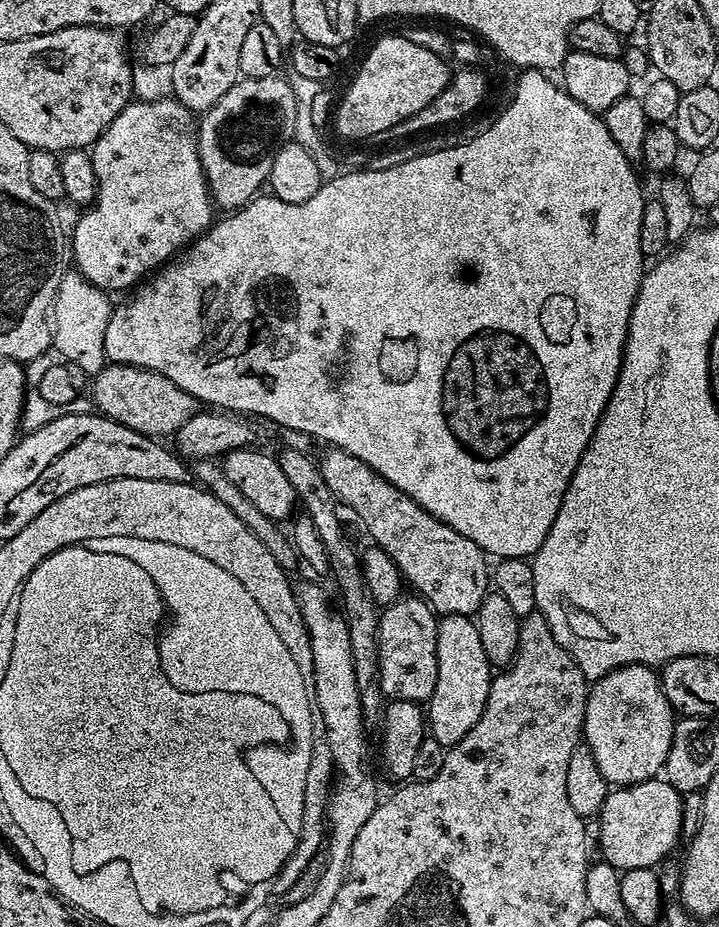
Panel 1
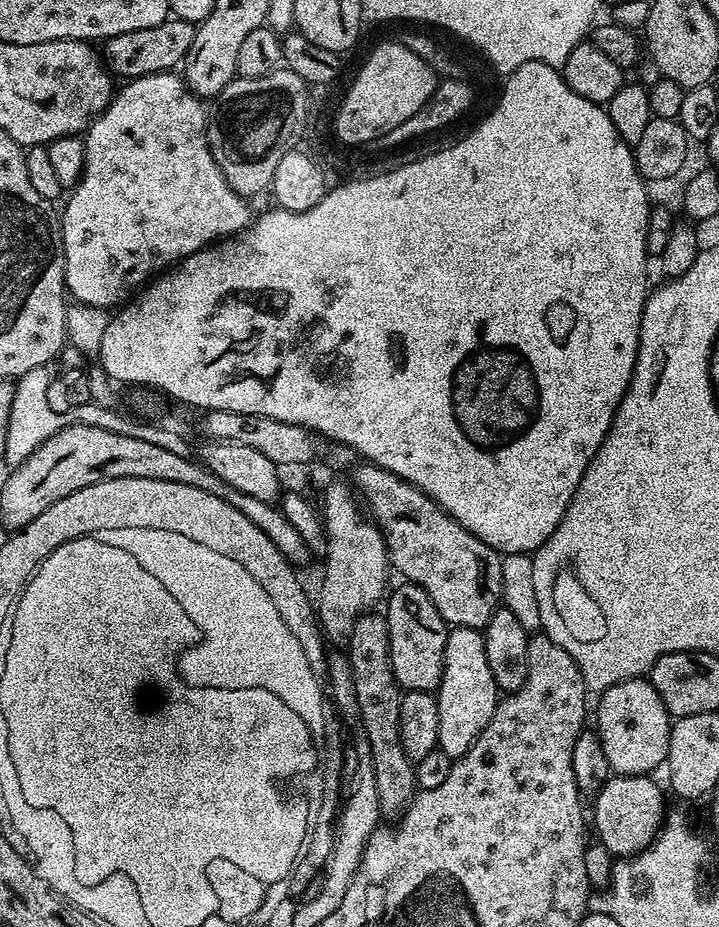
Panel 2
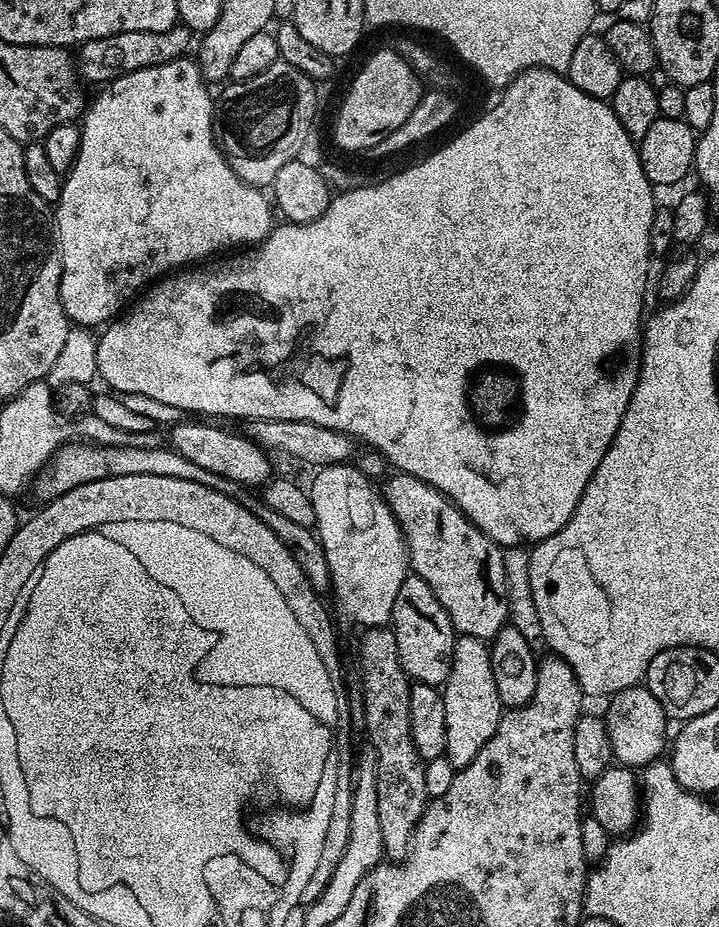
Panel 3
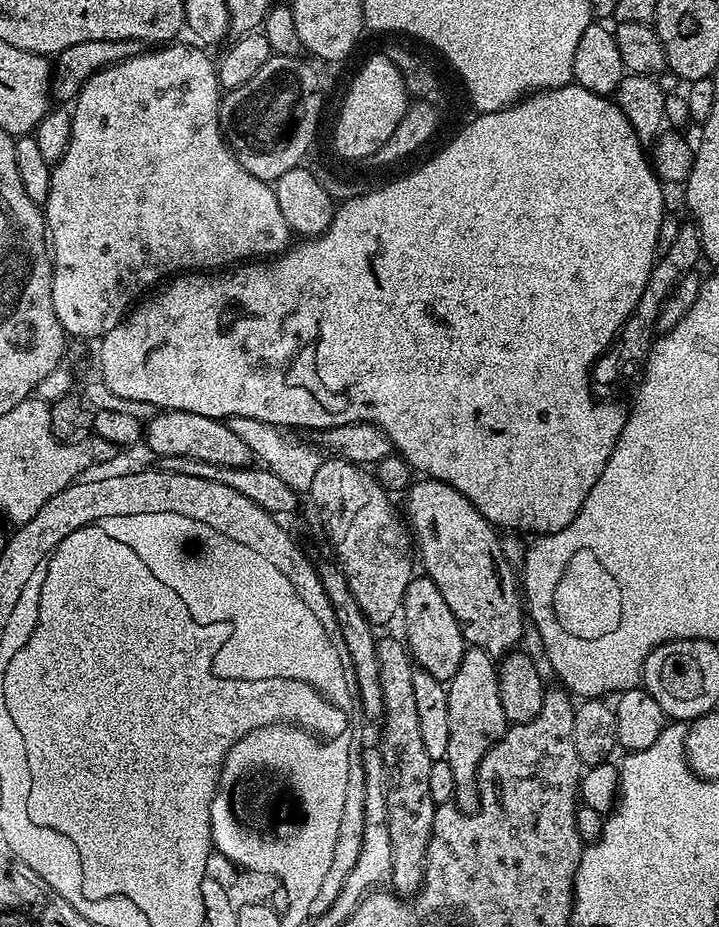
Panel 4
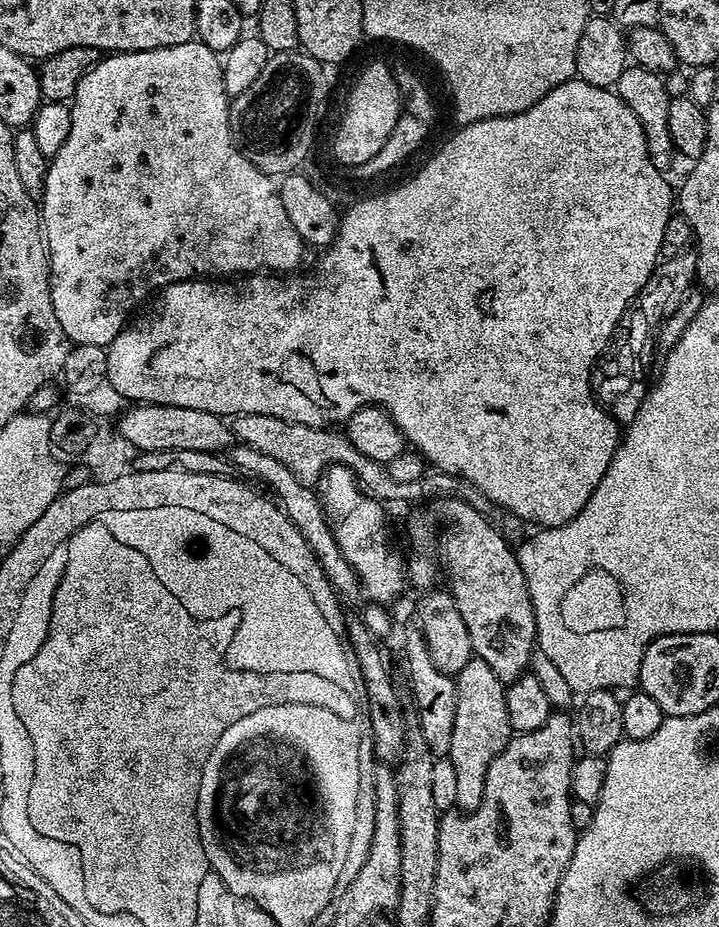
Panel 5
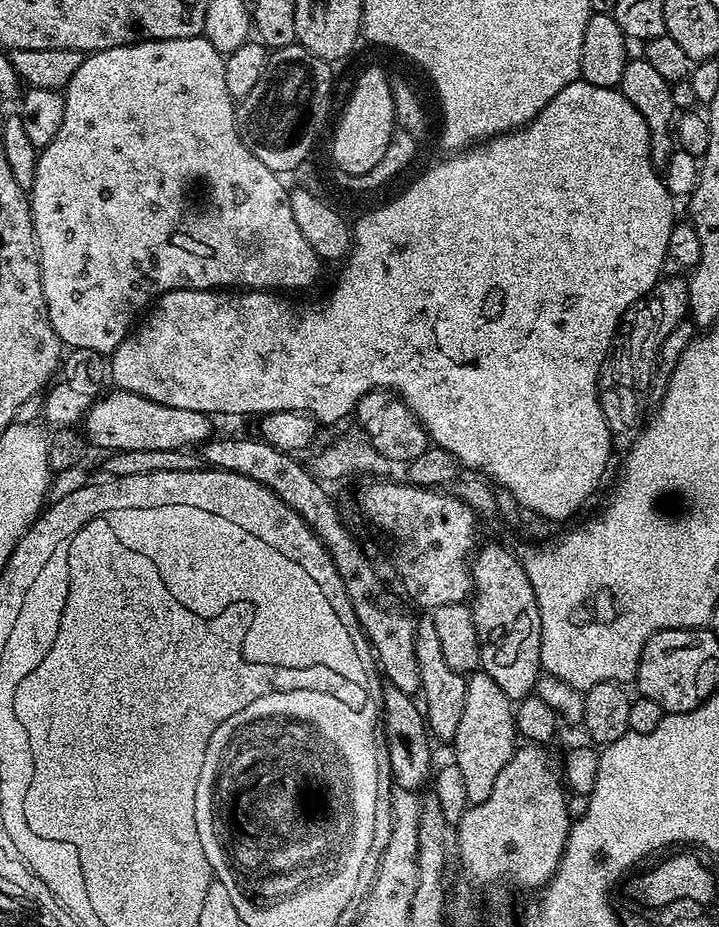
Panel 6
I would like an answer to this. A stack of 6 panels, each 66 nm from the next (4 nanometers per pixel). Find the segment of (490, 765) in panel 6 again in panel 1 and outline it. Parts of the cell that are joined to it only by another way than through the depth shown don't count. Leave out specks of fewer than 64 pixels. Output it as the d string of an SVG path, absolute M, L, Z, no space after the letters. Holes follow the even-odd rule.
M445 616L437 623L436 653L438 682L431 700L426 704L426 724L431 739L447 750L462 742L478 718L482 718L492 689L494 669L488 663L486 650L482 650L482 638L478 638L475 619L467 616Z

